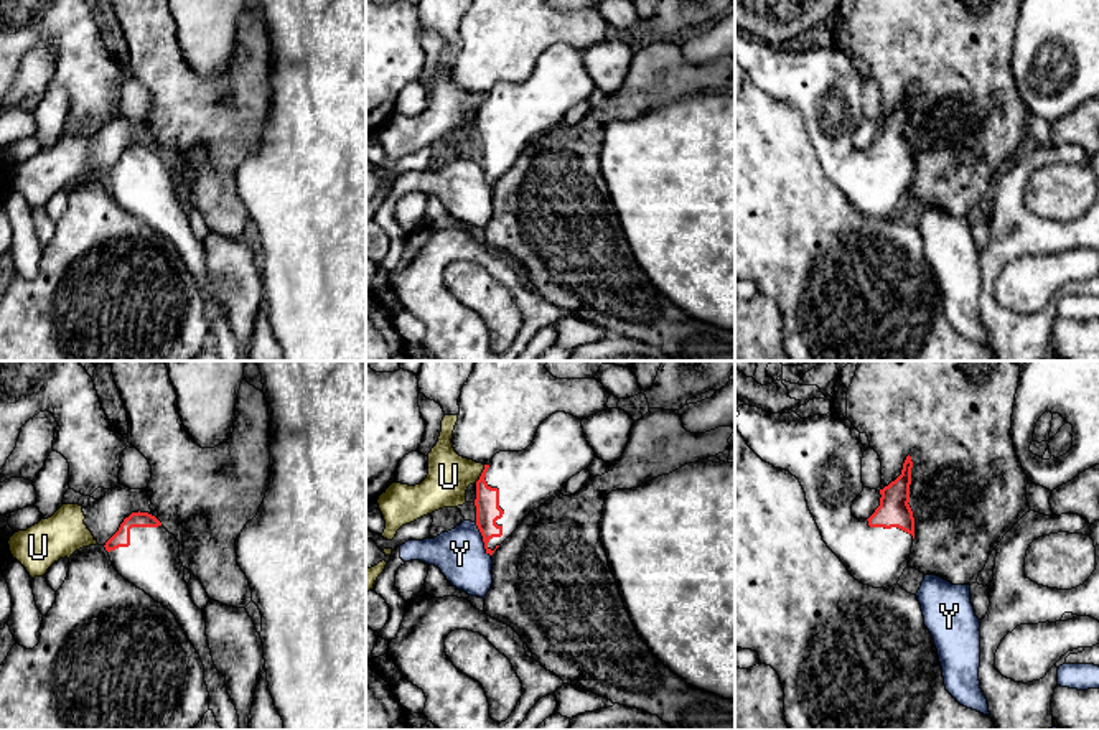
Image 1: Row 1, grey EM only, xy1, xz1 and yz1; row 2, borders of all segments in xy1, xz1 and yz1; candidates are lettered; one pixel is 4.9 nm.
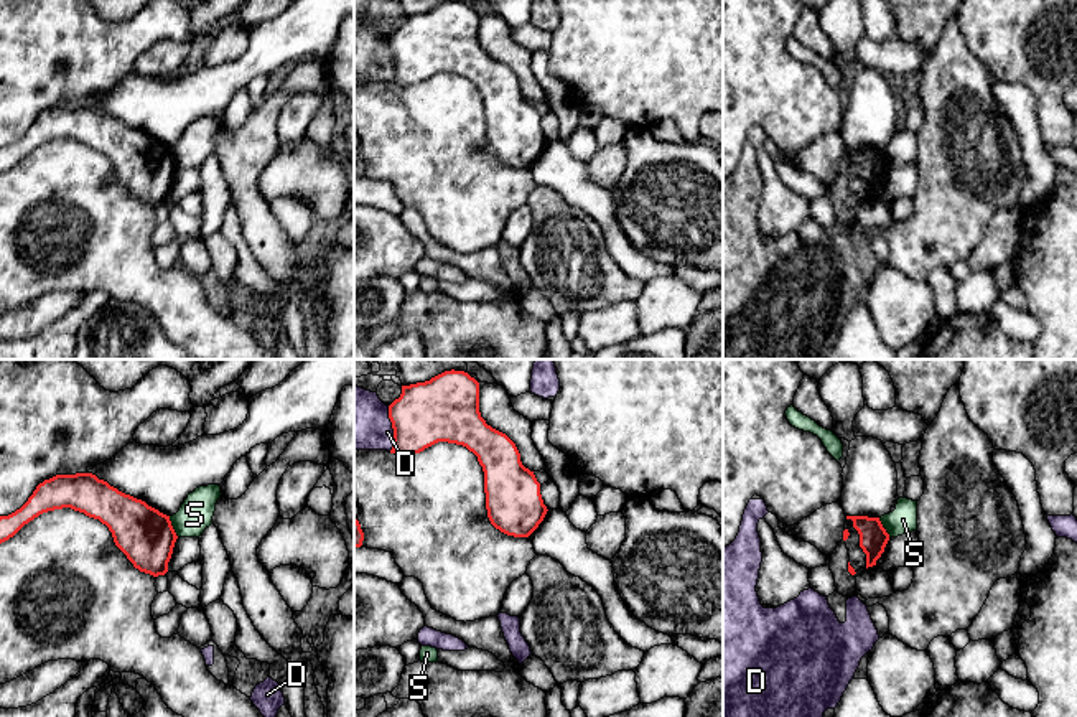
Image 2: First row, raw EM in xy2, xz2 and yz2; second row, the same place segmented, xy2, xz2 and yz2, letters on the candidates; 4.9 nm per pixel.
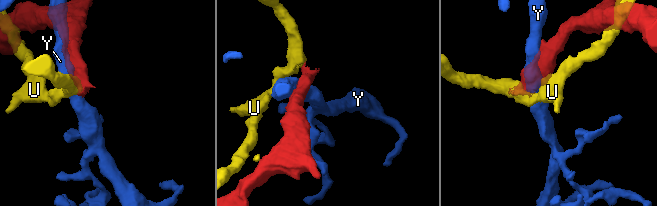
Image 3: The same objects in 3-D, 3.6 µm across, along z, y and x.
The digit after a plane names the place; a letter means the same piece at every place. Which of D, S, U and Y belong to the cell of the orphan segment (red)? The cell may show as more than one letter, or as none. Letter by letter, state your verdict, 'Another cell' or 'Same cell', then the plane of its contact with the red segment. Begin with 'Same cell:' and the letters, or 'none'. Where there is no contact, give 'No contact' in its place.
Same cell: none
D: Another cell. Touches red in xz2
S: Another cell. Touches red in xy2
U: Another cell. Touches red in xz1
Y: Another cell. Touches red in xz1

